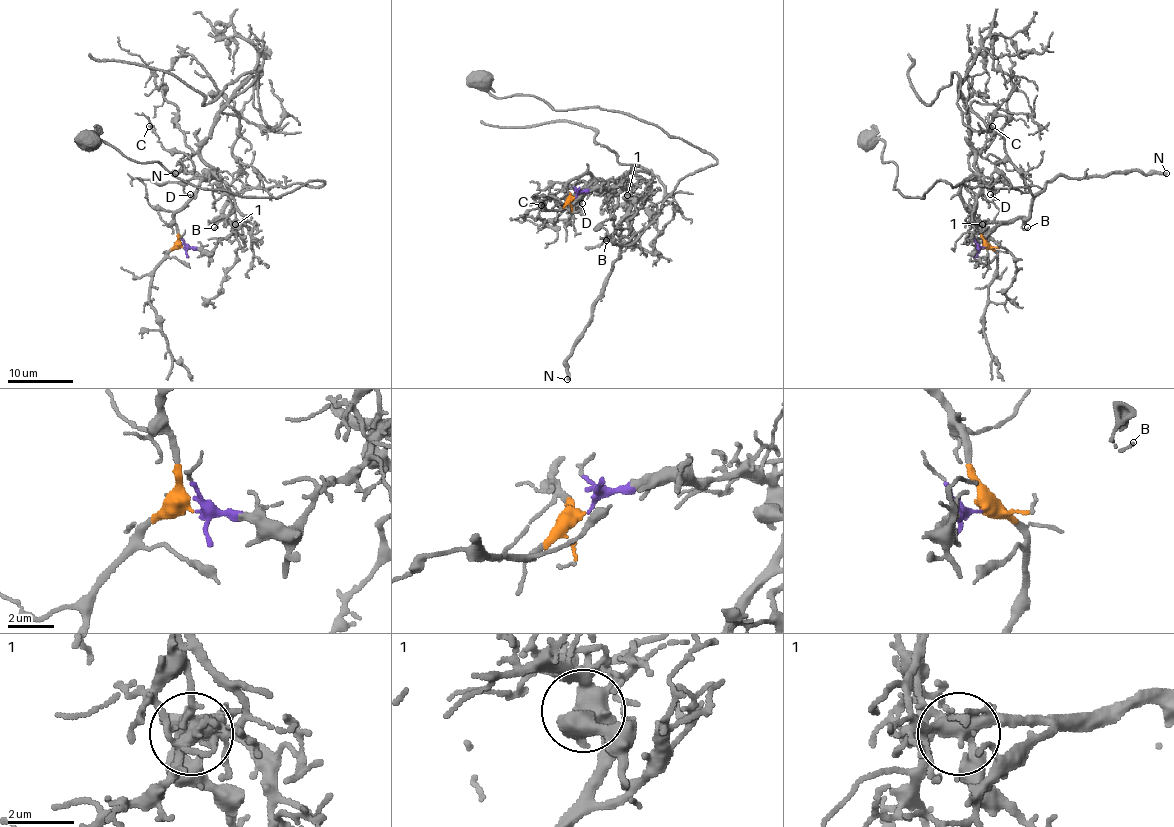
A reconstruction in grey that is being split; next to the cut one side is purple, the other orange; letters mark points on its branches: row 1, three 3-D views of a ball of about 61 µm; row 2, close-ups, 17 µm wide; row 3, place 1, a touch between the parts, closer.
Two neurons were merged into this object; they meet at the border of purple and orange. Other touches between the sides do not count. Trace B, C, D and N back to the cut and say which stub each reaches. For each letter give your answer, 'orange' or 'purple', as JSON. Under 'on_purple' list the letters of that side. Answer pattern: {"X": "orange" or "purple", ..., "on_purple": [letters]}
{"B": "purple", "C": "orange", "D": "orange", "N": "purple", "on_purple": ["B", "N"]}

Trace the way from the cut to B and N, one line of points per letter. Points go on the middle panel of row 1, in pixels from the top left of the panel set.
B: (575, 197), (580, 192), (603, 187), (624, 187), (627, 191), (631, 210), (617, 230), (608, 235), (606, 240)
N: (575, 197), (624, 187), (631, 210), (612, 238), (619, 256), (593, 321), (566, 360), (566, 380)

